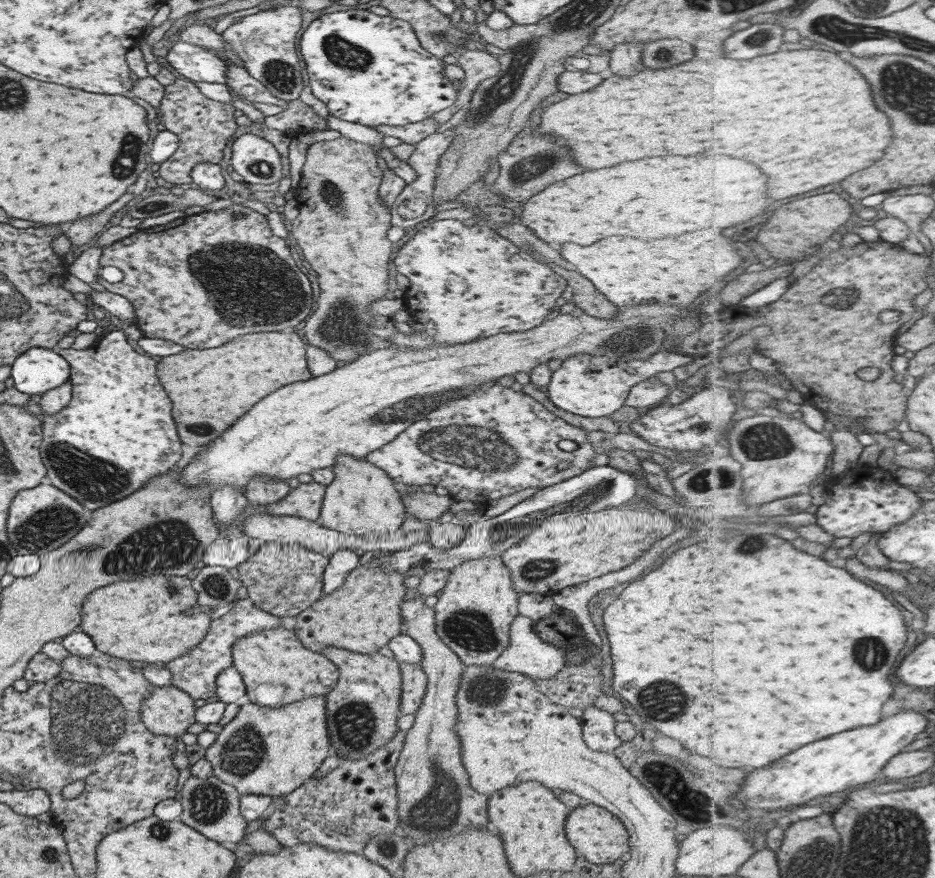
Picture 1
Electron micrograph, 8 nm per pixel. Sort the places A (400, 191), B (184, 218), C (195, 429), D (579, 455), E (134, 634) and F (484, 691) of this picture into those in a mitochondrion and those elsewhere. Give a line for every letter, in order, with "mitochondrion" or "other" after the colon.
A: other
B: other
C: mitochondrion
D: other
E: other
F: mitochondrion

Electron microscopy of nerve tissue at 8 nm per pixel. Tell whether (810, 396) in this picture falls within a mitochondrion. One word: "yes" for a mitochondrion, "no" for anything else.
no

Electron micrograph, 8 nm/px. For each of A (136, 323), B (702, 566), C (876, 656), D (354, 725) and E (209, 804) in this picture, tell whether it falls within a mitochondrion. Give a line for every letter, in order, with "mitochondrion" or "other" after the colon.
A: other
B: other
C: mitochondrion
D: mitochondrion
E: mitochondrion

